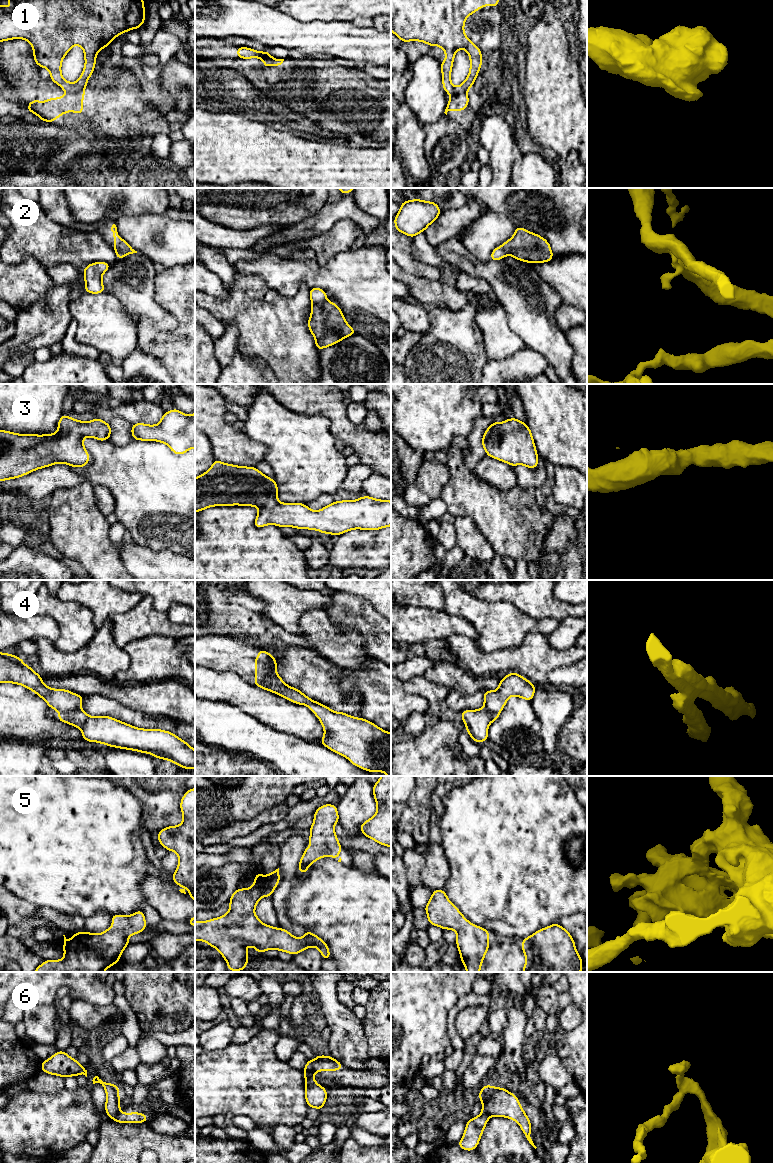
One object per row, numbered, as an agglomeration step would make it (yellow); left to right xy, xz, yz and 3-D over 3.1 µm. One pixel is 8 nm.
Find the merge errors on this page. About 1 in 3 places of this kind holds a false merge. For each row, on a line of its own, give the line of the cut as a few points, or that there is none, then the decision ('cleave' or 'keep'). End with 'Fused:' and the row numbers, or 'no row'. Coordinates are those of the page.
1: cut xy (82, 90), (69, 94); cleave
2: cut xz (325, 298), (317, 304), (312, 304); cleave
3: cut none; keep
4: cut xy (79, 708), (73, 711), (59, 711); cleave
5: cut none; keep
6: cut xz (308, 1060), (315, 1071); cleave
Fused: 1, 2, 4, 6

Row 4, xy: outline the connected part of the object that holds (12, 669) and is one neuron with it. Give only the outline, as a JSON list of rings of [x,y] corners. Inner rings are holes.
[[[0,652],[0,683],[19,684],[35,692],[50,708],[71,712],[80,709],[83,696],[65,689],[53,689],[46,686],[31,667],[20,657]]]

